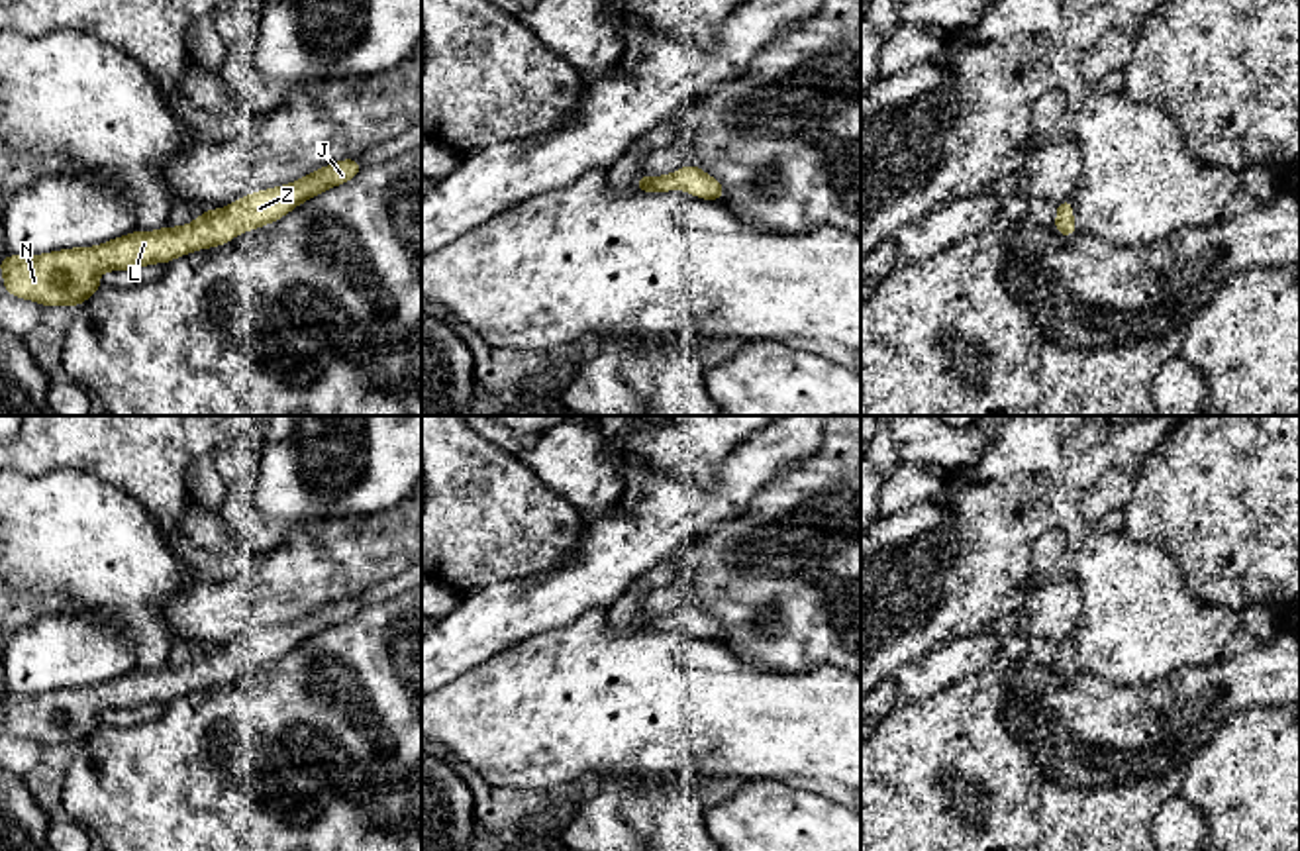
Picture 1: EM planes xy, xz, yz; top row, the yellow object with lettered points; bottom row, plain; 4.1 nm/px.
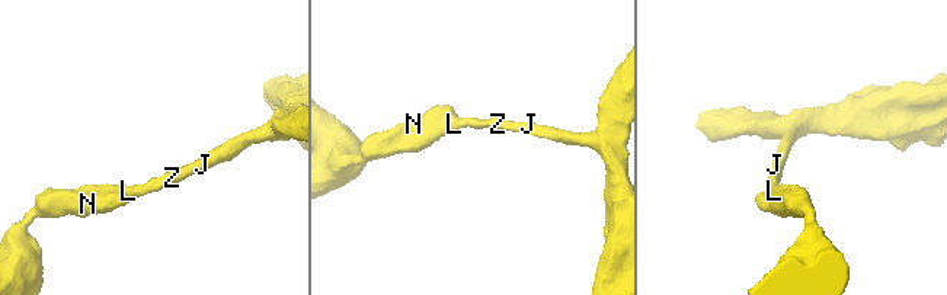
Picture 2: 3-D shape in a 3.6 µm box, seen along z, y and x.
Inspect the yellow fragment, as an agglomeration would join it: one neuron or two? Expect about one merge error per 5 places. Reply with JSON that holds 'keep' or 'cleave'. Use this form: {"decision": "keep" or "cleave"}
{"decision": "keep"}

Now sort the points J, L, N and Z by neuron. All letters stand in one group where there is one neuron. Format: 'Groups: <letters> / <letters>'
Groups: J L N Z

